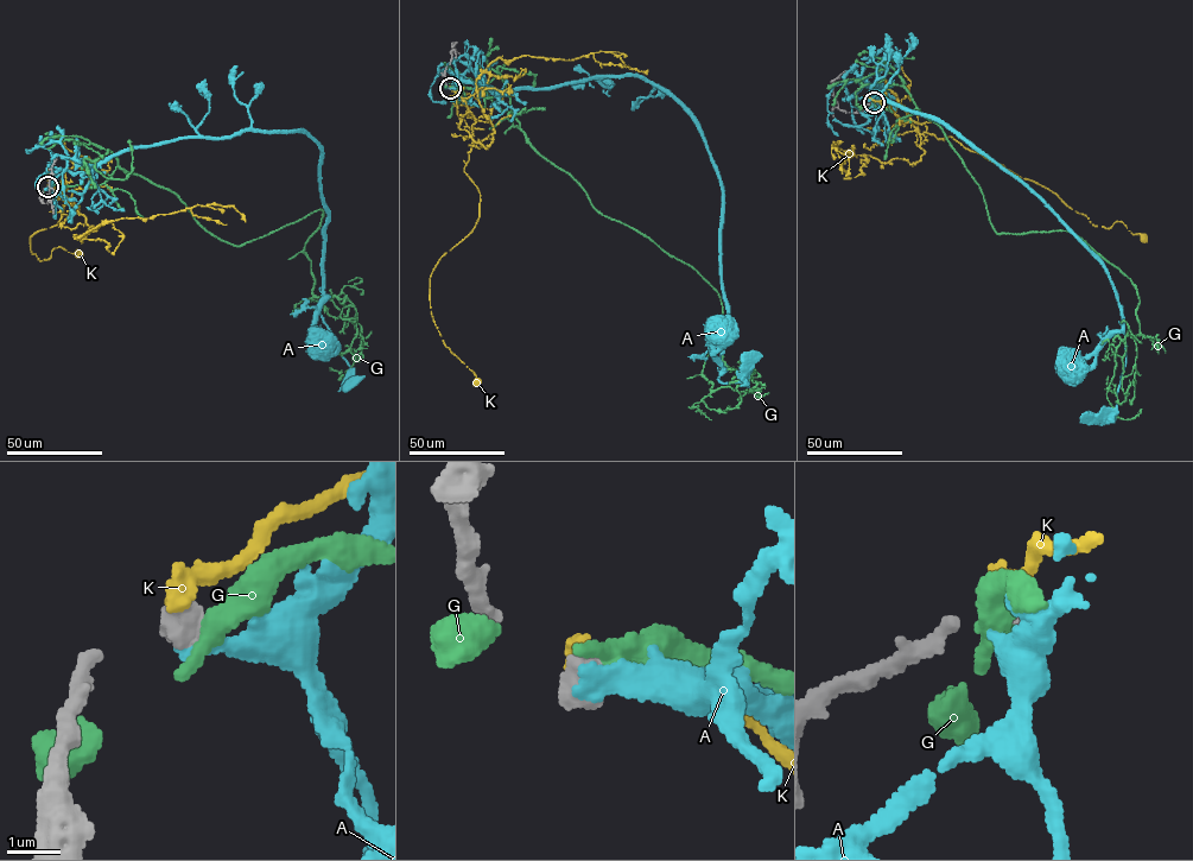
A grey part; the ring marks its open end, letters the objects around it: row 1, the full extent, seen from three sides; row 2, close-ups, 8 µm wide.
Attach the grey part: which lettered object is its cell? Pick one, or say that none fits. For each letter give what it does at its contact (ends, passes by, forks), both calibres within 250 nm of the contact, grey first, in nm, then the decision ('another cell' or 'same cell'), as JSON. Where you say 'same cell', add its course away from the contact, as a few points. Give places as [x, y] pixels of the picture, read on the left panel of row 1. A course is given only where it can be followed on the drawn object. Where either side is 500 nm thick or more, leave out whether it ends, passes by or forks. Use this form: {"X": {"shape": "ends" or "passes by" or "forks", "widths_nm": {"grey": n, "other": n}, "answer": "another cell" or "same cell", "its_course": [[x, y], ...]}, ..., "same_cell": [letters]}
{"A": {"widths_nm": {"grey": 650, "other": 360}, "answer": "another cell"}, "G": {"widths_nm": {"grey": 650, "other": 500}, "answer": "another cell"}, "K": {"widths_nm": {"grey": 650, "other": 260}, "answer": "another cell"}, "same_cell": []}

